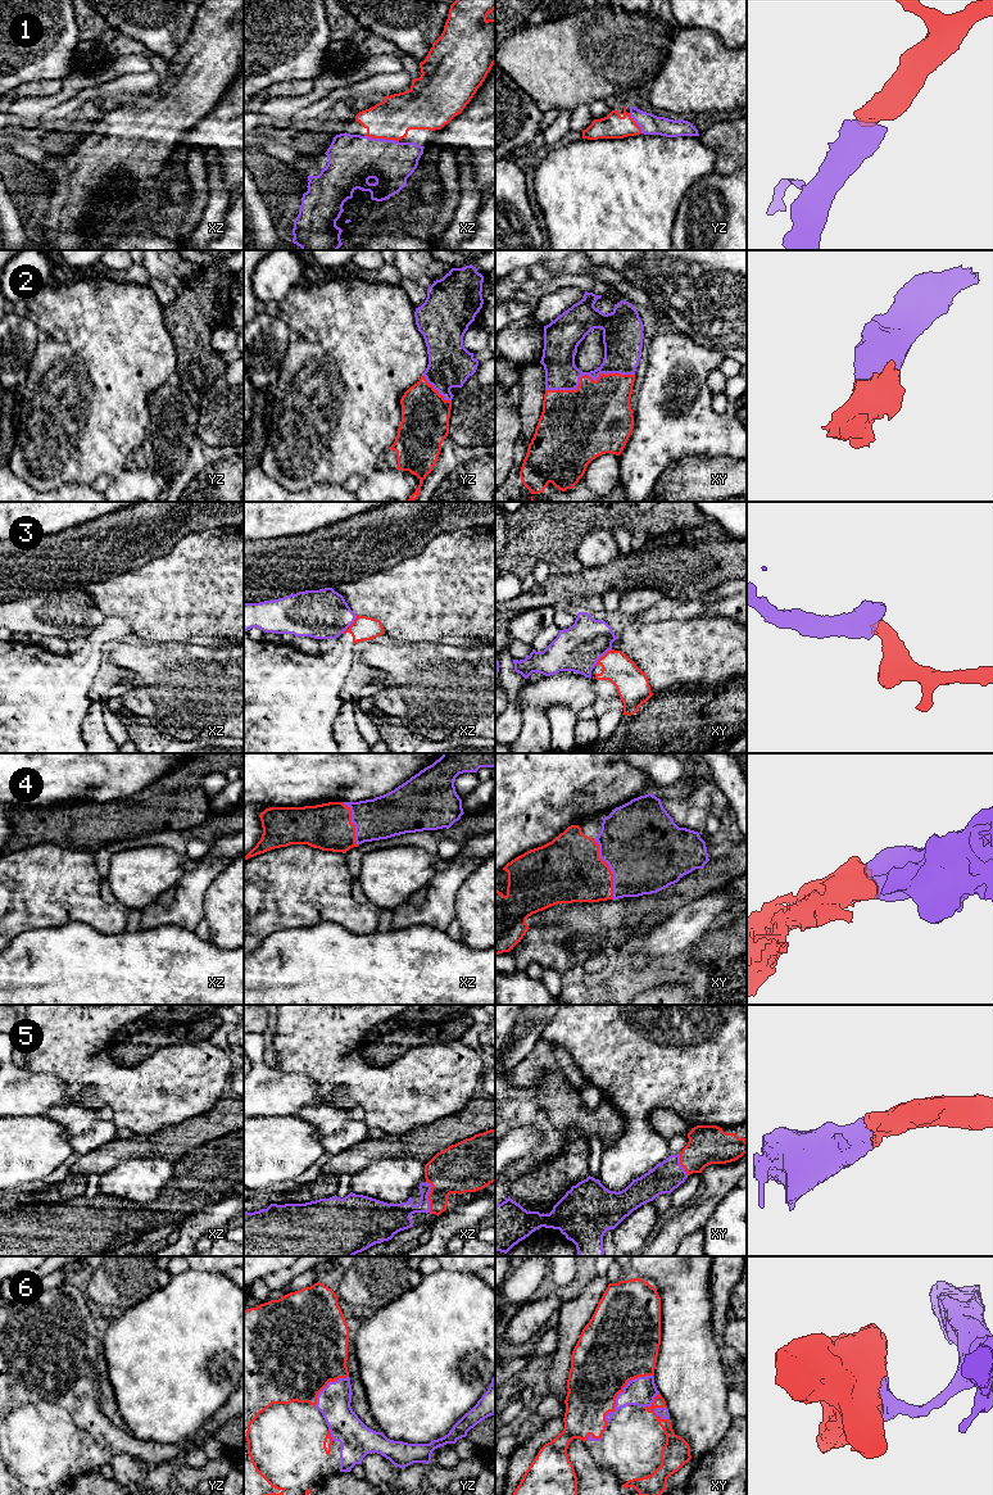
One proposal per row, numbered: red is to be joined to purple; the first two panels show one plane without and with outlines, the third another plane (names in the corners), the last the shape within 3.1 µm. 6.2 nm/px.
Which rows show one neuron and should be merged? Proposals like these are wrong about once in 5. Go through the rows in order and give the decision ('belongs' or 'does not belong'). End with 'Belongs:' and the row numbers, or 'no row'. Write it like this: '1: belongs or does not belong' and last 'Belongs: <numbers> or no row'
1: belongs
2: belongs
3: does not belong
4: belongs
5: belongs
6: belongs
Belongs: 1, 2, 4, 5, 6

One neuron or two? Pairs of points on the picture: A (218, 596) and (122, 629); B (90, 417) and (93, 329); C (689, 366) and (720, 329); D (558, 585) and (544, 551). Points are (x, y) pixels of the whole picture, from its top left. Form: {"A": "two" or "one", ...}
{"A": "two", "B": "one", "C": "two", "D": "two"}

